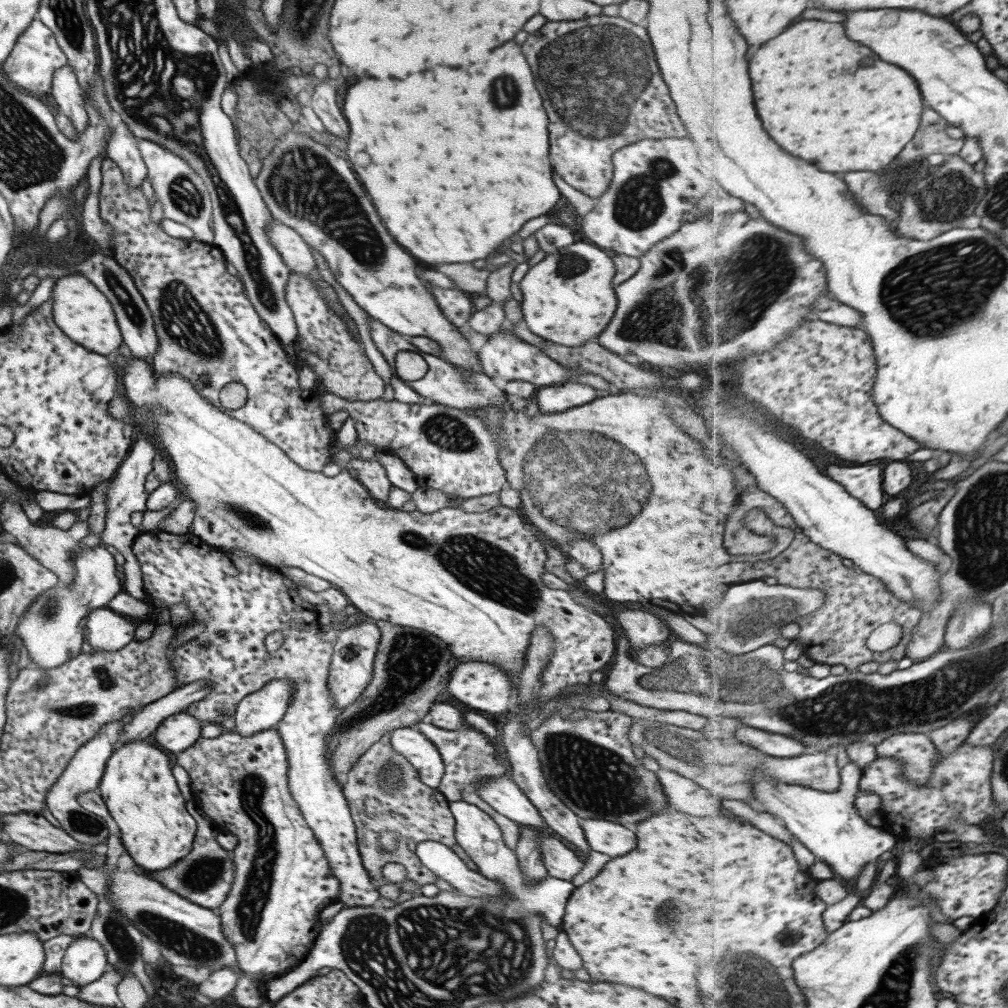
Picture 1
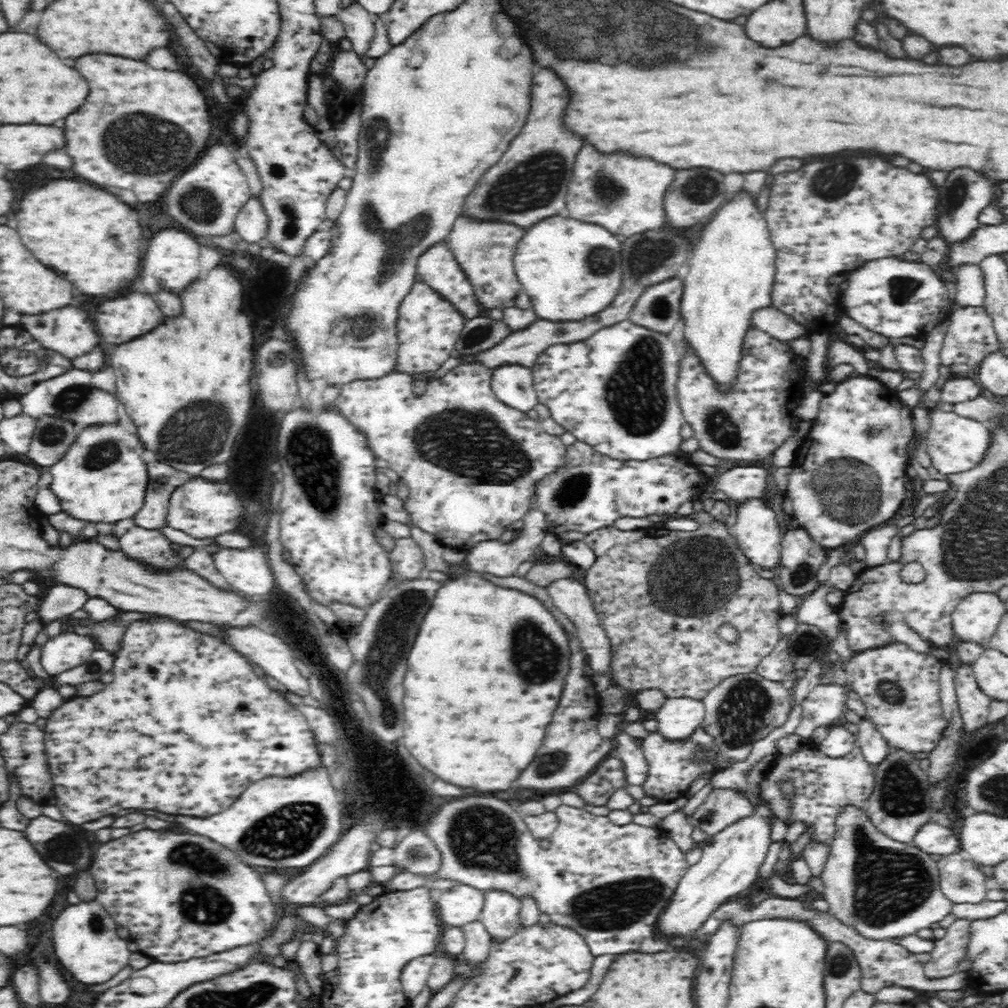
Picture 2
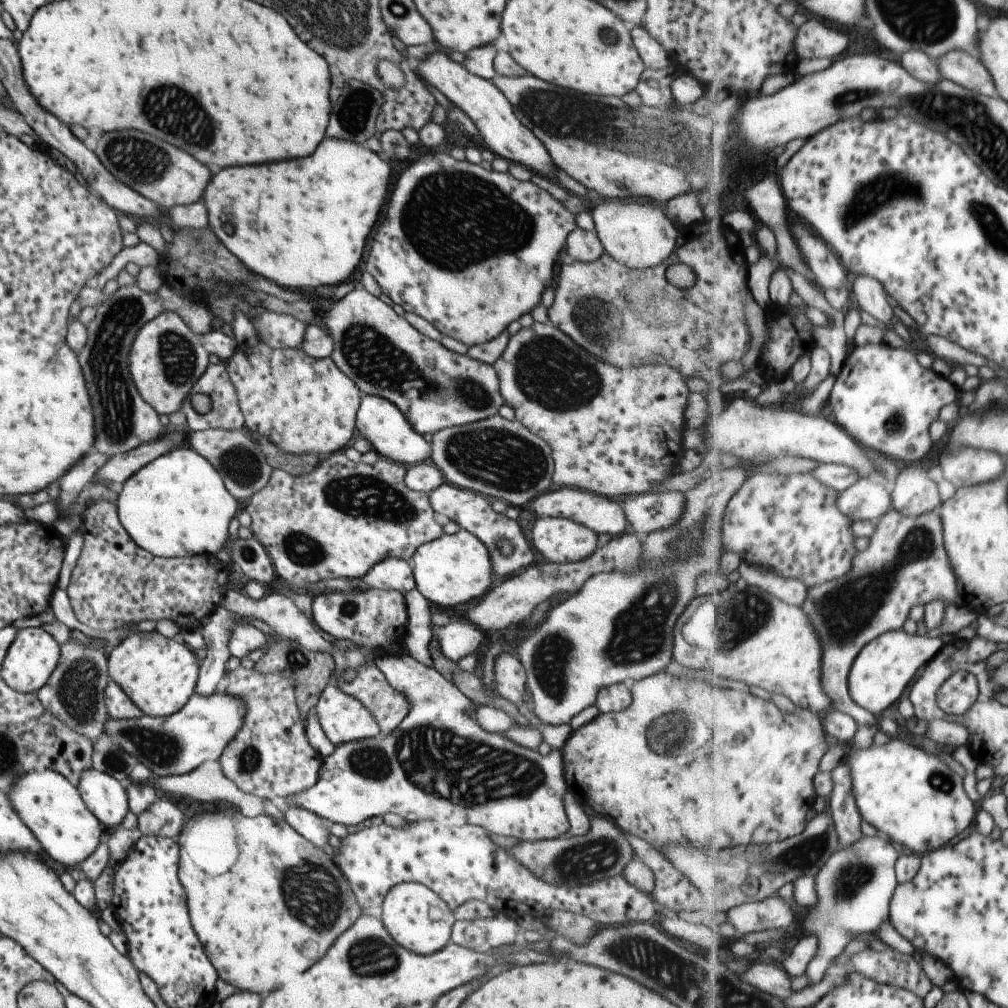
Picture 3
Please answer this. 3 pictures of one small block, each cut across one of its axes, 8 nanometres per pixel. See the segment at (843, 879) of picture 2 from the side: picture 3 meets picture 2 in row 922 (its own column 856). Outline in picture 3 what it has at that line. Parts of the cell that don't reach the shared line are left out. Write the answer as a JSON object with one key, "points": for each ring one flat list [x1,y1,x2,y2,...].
{"points":[[887,835,863,837,856,845,834,852,816,876,818,905,806,915,805,930,818,936,817,956,808,964,806,975,811,985,819,984,827,970,854,938,863,938,890,920,892,898,900,885,896,862,900,853]]}

